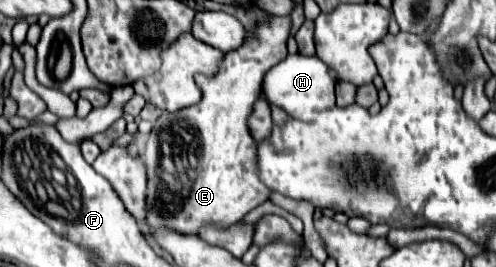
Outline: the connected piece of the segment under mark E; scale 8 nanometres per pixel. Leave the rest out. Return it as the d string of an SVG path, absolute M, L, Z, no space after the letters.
M270 17L266 23L260 23L254 31L254 35L248 33L246 41L242 47L238 47L236 51L230 51L226 53L224 61L222 61L222 71L218 71L214 77L204 77L204 75L196 75L196 83L200 85L202 89L202 101L194 107L186 107L186 109L180 109L176 113L162 113L160 119L154 123L154 129L152 133L148 135L148 143L146 143L146 149L144 149L144 165L146 165L146 173L148 173L148 213L146 213L146 223L152 227L152 229L160 229L160 227L168 227L168 229L174 229L182 235L198 235L202 227L206 225L212 225L212 227L218 227L218 229L224 229L224 227L230 227L238 221L242 221L242 217L252 211L254 207L258 207L260 203L264 203L270 195L270 189L266 189L260 181L258 181L258 175L256 175L256 141L250 137L250 131L248 131L248 125L246 125L246 119L248 115L252 113L252 105L254 101L258 99L258 93L260 93L260 87L262 87L262 79L266 75L266 71L270 67L274 67L276 63L280 63L284 57L288 55L287 40L288 33L290 33L290 17Z

